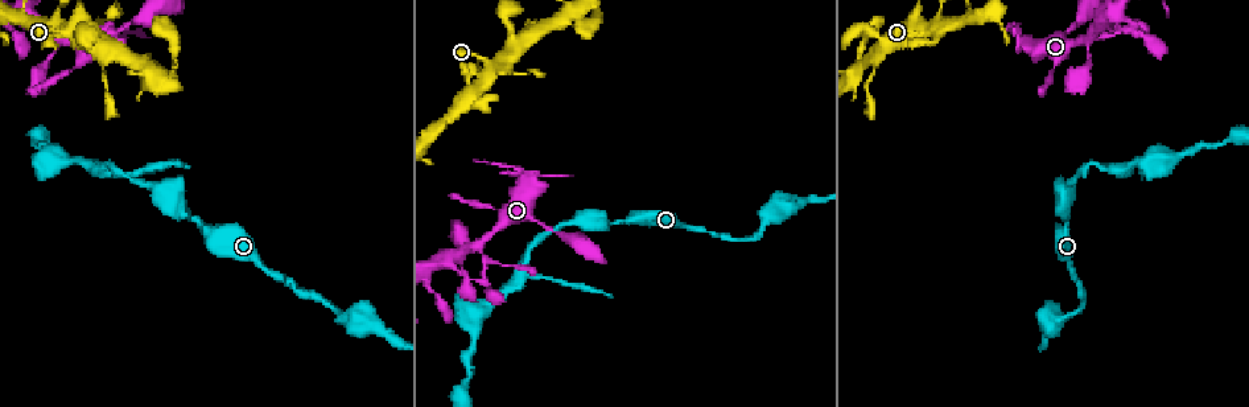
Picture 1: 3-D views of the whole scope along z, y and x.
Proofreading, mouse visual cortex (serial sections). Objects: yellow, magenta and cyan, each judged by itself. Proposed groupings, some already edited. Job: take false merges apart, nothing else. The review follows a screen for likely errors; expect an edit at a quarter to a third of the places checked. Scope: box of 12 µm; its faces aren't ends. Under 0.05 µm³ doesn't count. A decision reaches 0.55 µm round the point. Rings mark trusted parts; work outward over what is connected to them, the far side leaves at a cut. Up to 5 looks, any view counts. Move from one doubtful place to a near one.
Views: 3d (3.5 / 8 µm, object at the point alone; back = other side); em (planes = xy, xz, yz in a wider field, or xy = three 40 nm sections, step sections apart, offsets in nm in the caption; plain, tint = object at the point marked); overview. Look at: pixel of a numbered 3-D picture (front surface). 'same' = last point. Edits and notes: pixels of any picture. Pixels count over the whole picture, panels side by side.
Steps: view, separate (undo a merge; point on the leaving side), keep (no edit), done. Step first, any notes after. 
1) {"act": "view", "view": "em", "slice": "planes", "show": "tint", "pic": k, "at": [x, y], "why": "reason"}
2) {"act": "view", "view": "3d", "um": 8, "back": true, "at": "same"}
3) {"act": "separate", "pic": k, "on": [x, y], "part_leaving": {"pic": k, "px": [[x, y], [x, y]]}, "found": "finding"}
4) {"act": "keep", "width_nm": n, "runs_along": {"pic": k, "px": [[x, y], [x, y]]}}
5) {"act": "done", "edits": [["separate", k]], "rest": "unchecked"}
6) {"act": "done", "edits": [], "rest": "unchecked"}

{"act": "view", "view": "3d", "um": 3.5, "back": true, "pic": 1, "at": [534, 179], "why": "calibre changes"}

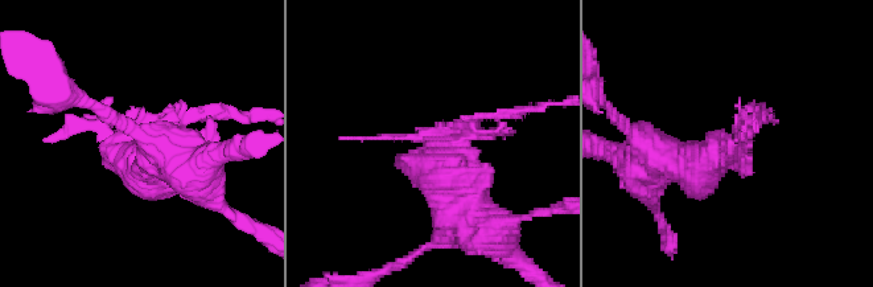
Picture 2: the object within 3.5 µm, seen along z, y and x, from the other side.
{"act": "separate", "pic": 2, "on": [81, 127], "part_leaving": {"pic": 2, "px": [[433, 134], [547, 103]]}, "found": "a second cell is stuck on"}

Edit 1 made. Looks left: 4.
{"act": "view", "view": "3d", "um": 3.5, "back": true, "pic": 1, "at": [60, 39], "why": "looks like a crossing"}

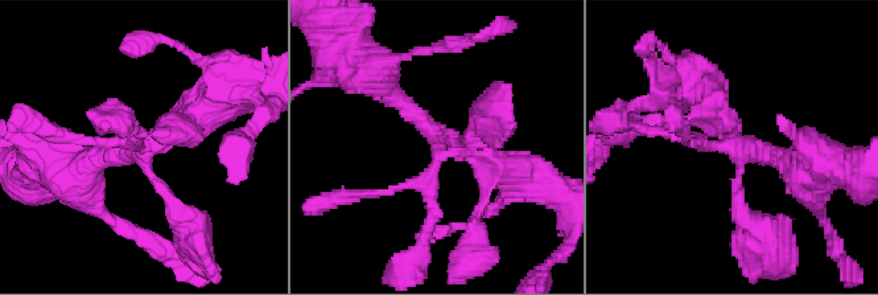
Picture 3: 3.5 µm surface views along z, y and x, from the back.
{"act": "view", "view": "em", "slice": "xy", "step": 1, "show": "tint", "pic": 3, "at": [142, 146], "why": "now the EM"}

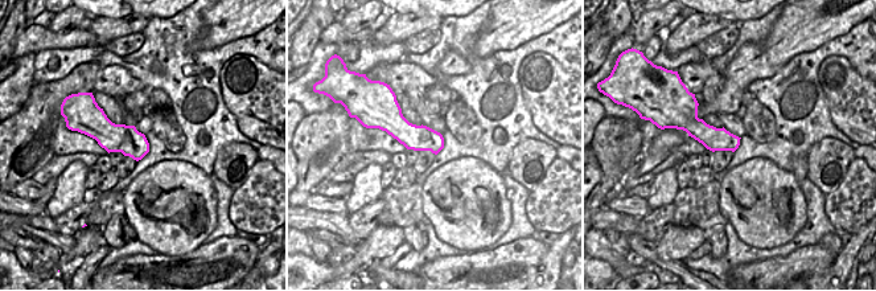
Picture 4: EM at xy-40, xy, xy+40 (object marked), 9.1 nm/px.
{"act": "keep", "runs_along": {"pic": 4, "px": [[678, 122], [736, 142]]}, "found": "continuous, no second cell"}

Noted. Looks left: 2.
{"act": "done", "edits": [["separate", 2]], "rest": "unchecked"}

